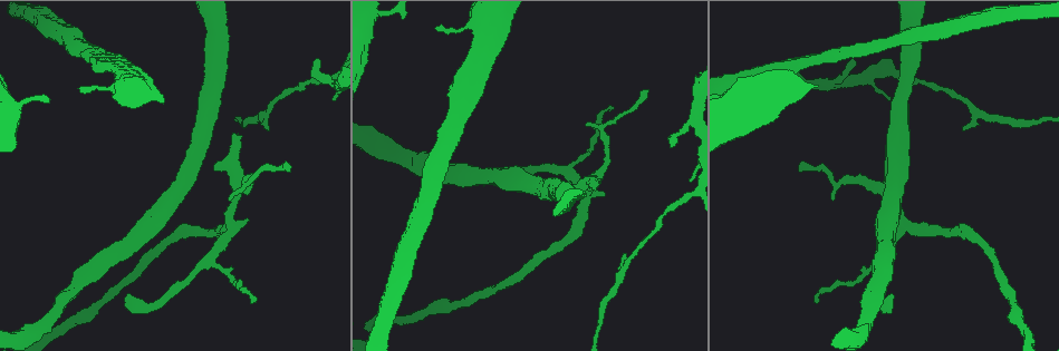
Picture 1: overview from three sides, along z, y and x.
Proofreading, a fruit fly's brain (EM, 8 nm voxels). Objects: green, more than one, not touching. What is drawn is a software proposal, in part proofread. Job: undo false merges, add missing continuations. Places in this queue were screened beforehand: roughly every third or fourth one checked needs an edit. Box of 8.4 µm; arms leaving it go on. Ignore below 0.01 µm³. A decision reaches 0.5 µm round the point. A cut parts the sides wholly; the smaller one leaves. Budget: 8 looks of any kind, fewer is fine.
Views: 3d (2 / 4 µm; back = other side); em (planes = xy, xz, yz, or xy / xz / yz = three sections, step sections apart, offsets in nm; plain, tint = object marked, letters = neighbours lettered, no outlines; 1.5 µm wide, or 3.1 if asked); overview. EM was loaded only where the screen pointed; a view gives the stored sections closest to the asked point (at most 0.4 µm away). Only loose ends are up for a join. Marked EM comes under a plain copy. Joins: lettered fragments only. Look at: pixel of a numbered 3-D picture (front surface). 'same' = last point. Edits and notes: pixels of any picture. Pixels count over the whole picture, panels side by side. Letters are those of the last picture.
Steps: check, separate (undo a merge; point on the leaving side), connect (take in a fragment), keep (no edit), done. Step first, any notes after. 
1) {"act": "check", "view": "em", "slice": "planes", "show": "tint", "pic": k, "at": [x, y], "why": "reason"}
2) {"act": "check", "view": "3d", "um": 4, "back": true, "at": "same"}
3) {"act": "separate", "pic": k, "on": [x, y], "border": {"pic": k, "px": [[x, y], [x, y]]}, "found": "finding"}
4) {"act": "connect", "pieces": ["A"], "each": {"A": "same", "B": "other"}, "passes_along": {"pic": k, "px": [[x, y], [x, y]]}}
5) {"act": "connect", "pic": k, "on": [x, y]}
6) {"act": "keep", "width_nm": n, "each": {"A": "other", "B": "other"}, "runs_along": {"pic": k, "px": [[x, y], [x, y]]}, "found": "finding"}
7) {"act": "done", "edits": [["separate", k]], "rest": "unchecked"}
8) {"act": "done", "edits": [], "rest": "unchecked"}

{"act": "check", "view": "3d", "um": 4, "pic": 1, "at": [129, 293], "why": "branch stops here"}

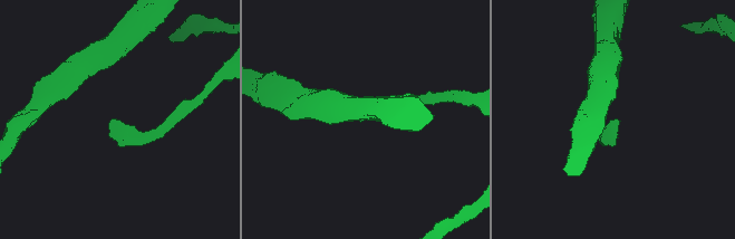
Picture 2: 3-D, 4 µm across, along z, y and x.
{"act": "check", "view": "em", "slice": "planes", "show": "letters", "pic": 2, "at": [362, 121], "why": "shape alone is not enough"}

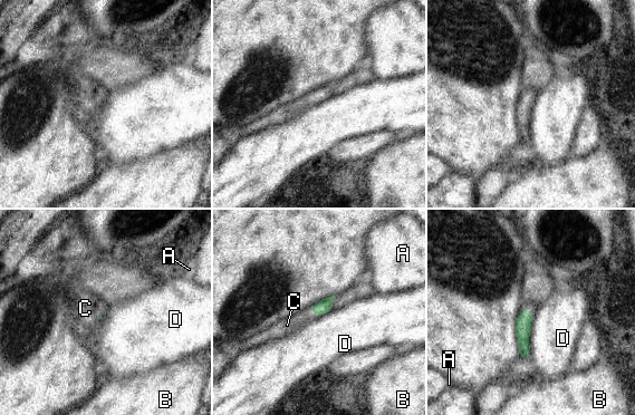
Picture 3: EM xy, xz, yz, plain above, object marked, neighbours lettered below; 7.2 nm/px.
{"act": "connect", "pieces": ["C"], "longest_contact_nm": ["D", 340], "each": {"A": "other", "B": "other", "C": "same", "D": "other"}, "passes_along": {"pic": 3, "px": [[323, 307], [313, 311], [287, 325]]}, "found": "the neuron continues"}

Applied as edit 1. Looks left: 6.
{"act": "check", "view": "overview"}

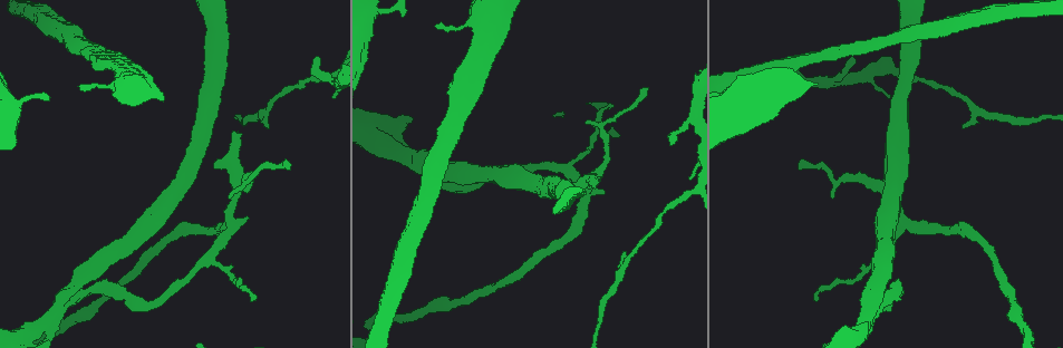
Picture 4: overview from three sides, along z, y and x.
{"act": "check", "view": "em", "slice": "xz", "step": 4, "show": "letters", "pic": 4, "at": [904, 224], "why": "three arms meet"}

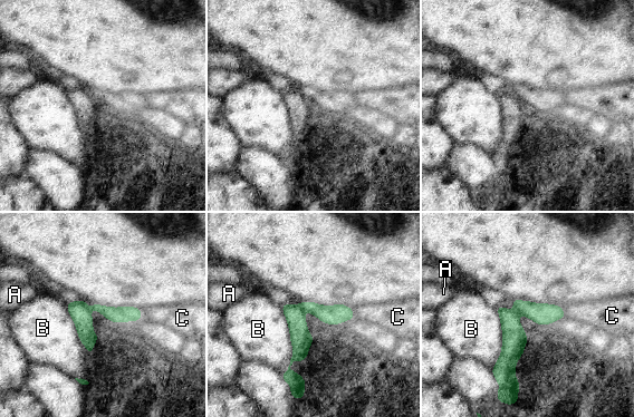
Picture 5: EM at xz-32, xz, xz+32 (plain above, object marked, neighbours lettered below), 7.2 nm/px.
{"act": "separate", "pic": 5, "on": [332, 314], "each": {"A": "other", "B": "other", "C": "other"}, "part_leaving": {"pic": 5, "px": [[96, 307], [111, 313], [138, 313]]}, "found": "two neurons meet here"}

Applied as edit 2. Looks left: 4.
{"act": "check", "view": "em", "slice": "yz", "step": 8, "show": "tint", "pic": 4, "at": [315, 57], "why": "tapers out"}

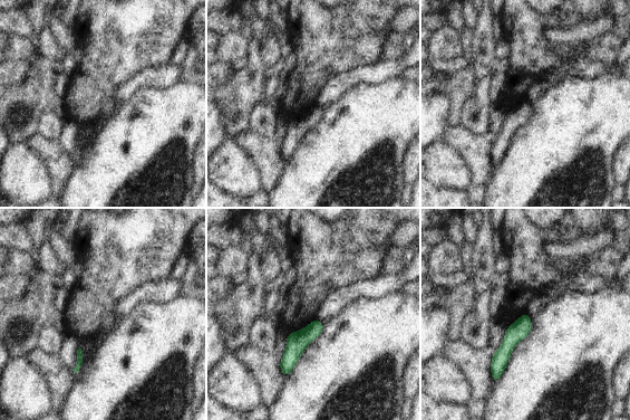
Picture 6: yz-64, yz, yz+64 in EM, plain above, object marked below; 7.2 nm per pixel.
{"act": "check", "view": "em", "slice": "planes", "show": "tint", "at": "same"}

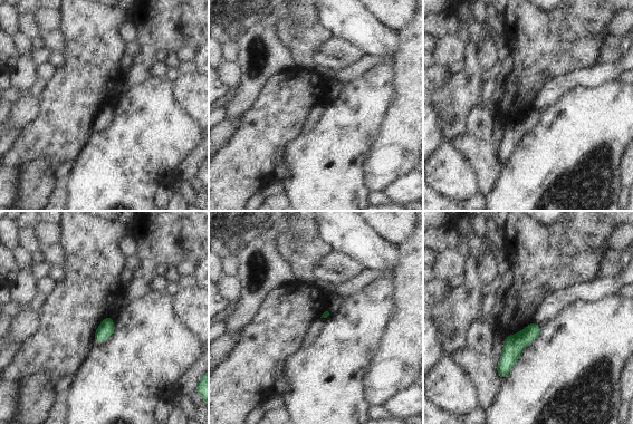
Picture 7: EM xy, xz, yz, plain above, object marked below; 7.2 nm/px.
{"act": "check", "view": "em", "slice": "planes", "show": "letters", "at": "same", "why": "see the neighbours"}

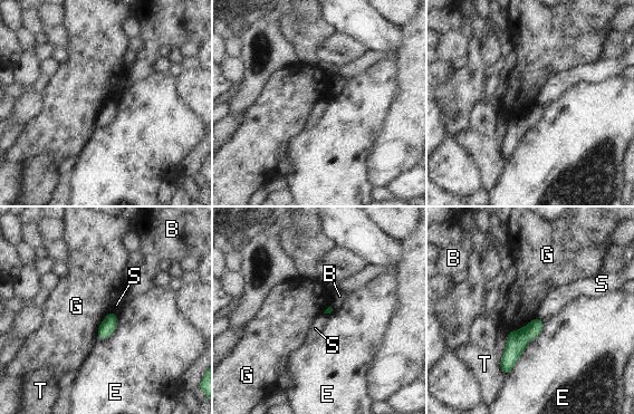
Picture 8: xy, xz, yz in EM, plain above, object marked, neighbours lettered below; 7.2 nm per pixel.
{"act": "keep", "each": {"B": "other", "E": "other", "G": "other", "S": "other", "T": "other"}, "border": {"pic": 8, "px": [[109, 311], [99, 325], [97, 338]]}, "found": "no lettered fragment goes on from it"}

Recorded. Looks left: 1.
{"act": "done", "edits": [["connect", 3], ["separate", 5]], "rest": "unchecked"}

